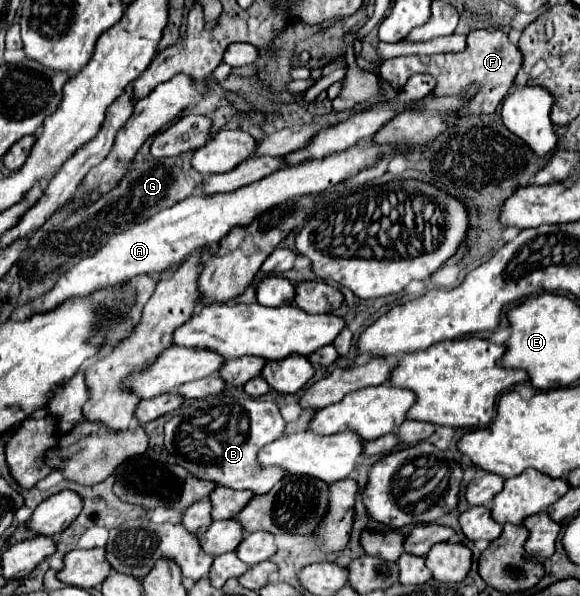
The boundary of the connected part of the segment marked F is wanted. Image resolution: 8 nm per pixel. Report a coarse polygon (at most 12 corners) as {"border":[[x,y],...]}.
{"border":[[502,29],[470,31],[460,53],[400,56],[380,75],[402,89],[432,73],[432,95],[480,93],[462,115],[494,113],[522,65]]}

